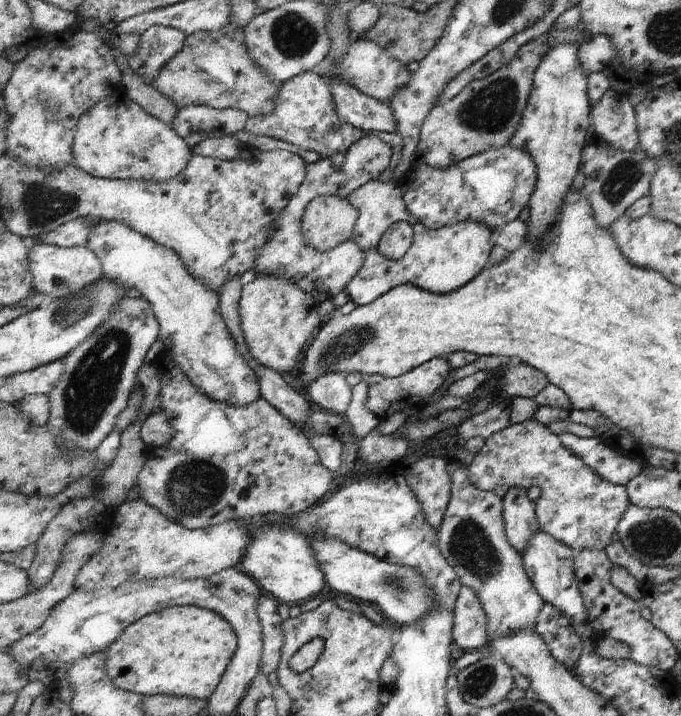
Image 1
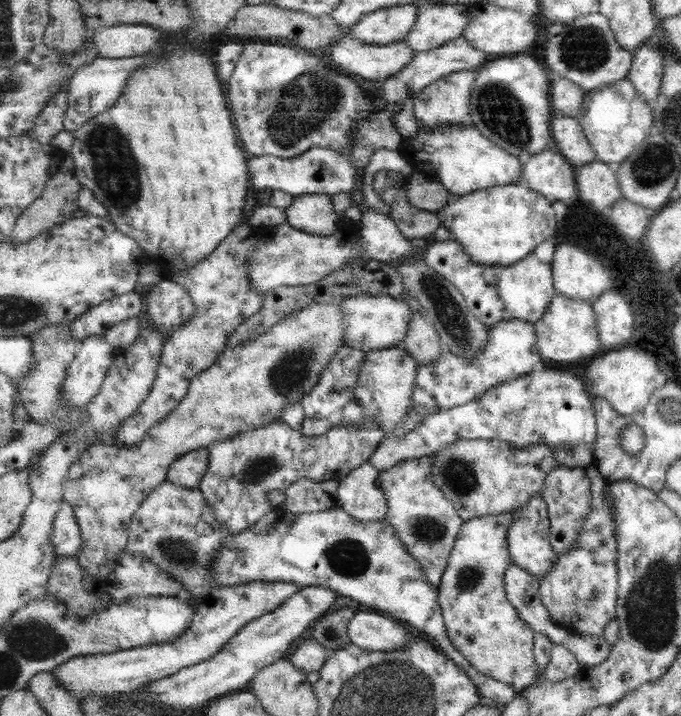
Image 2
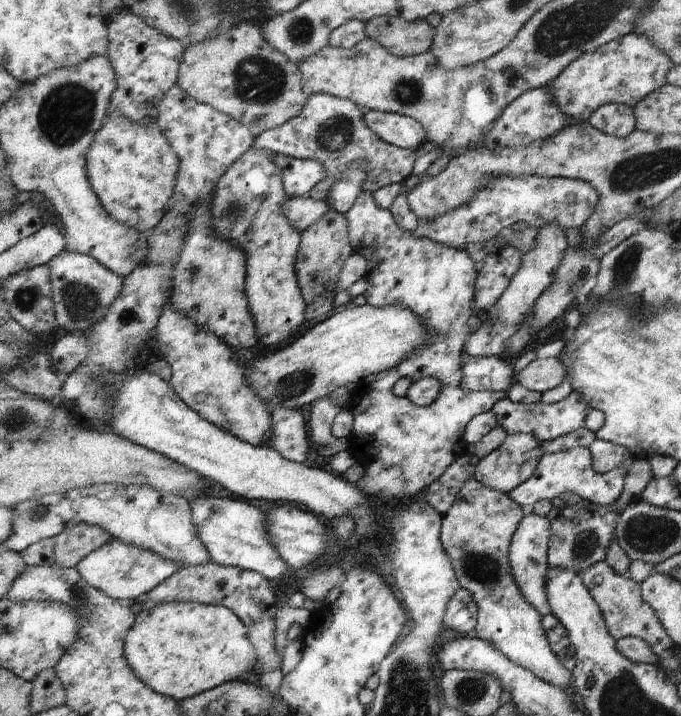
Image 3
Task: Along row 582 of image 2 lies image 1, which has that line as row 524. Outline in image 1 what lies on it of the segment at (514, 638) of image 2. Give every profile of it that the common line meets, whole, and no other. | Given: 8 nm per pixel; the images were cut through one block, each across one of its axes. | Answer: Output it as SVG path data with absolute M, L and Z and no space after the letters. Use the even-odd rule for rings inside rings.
M461 450L449 452L450 471L452 472L452 498L448 505L444 522L438 530L440 550L450 566L457 572L463 586L470 587L481 602L488 617L489 644L503 637L510 637L525 629L535 629L540 618L541 609L545 606L544 598L539 594L536 586L525 570L524 558L514 549L506 533L504 517L504 499L494 491L480 490L469 479L469 470L474 456Z

